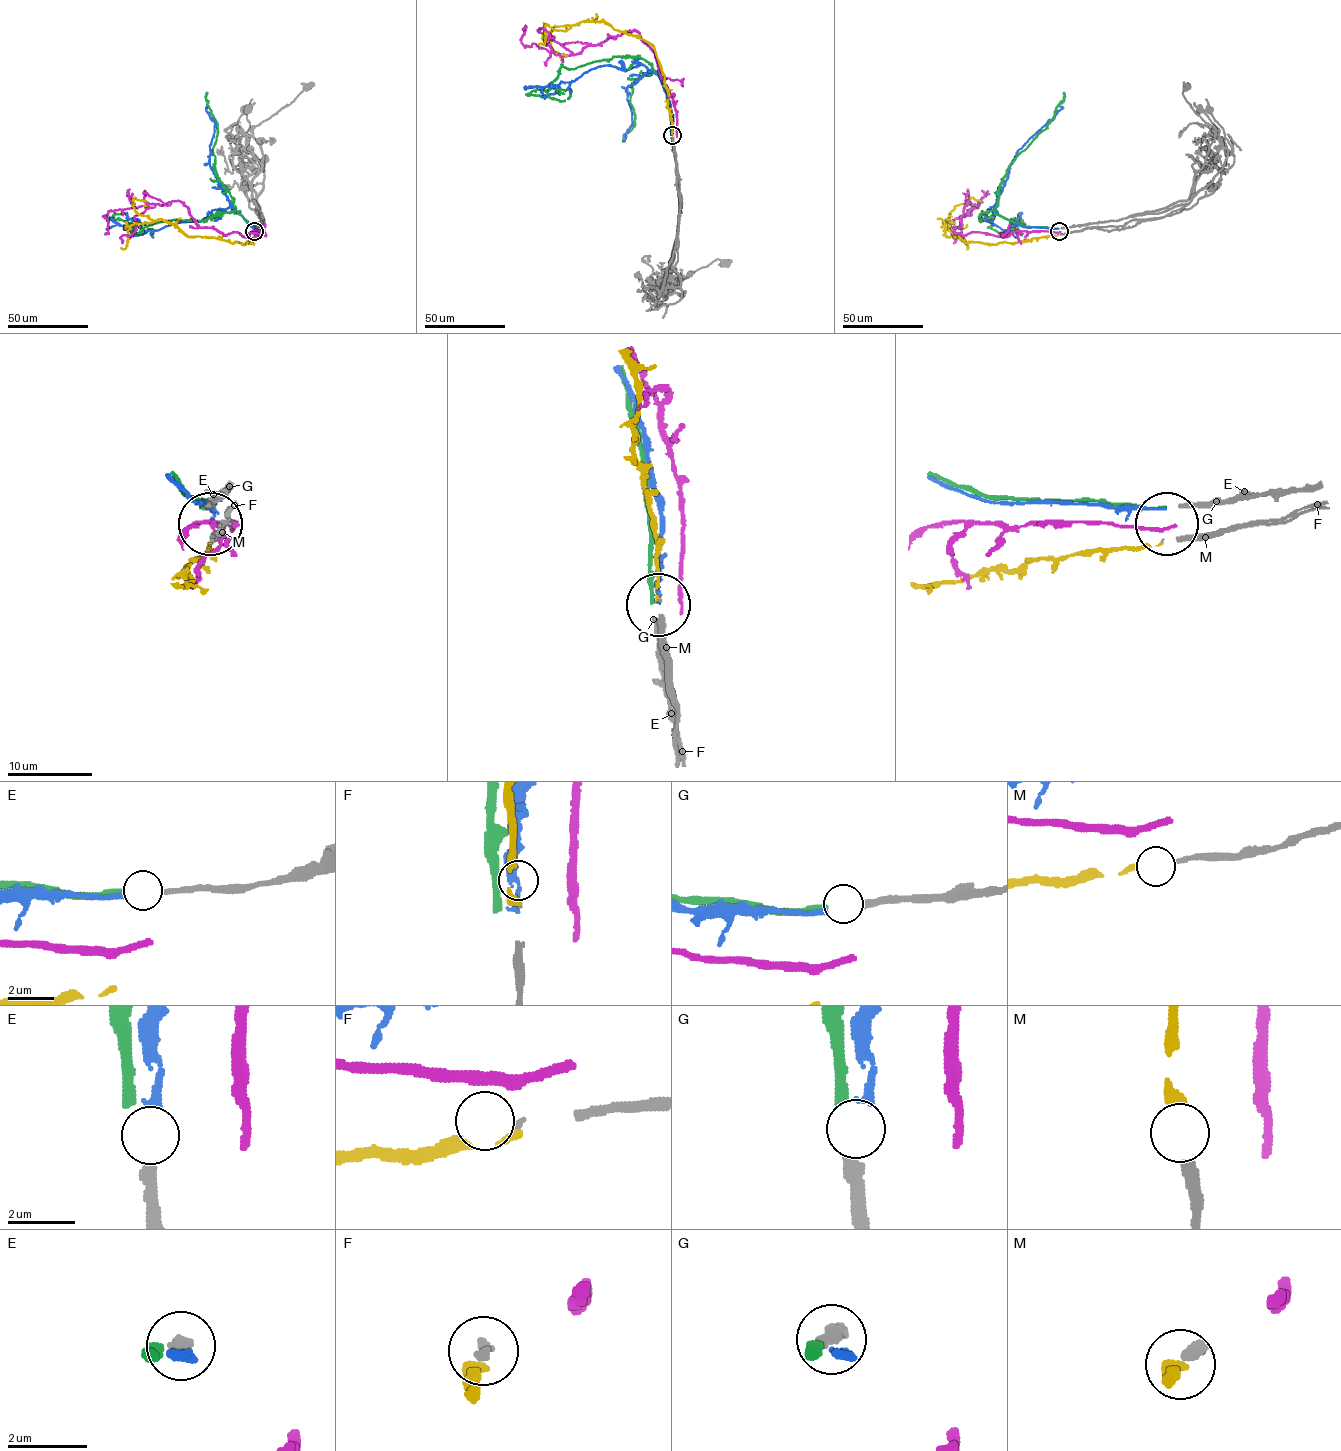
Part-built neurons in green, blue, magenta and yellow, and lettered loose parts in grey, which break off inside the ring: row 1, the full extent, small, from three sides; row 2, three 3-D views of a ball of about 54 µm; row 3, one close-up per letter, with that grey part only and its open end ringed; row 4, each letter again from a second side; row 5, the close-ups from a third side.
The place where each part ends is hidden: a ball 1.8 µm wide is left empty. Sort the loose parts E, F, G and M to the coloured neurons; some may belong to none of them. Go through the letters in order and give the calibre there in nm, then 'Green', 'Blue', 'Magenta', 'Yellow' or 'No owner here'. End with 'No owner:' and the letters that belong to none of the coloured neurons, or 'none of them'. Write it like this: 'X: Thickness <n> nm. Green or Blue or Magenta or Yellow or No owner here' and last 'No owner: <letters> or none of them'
E: Thickness 280 nm. Blue
F: Thickness 140 nm. No owner here
G: Thickness 320 nm. Green
M: Thickness 280 nm. Yellow
No owner: F

